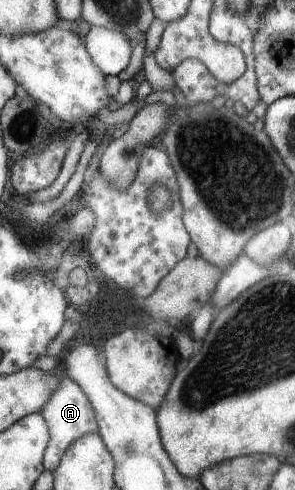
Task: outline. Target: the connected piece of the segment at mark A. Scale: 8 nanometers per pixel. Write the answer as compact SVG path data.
M60 366L58 370L61 379L58 389L52 394L50 401L43 407L42 415L49 423L51 431L51 440L45 453L45 469L54 473L61 465L64 454L69 447L86 434L99 433L99 423L97 420L97 411L94 409L92 401L85 391L82 391L78 382L67 375L67 368Z

